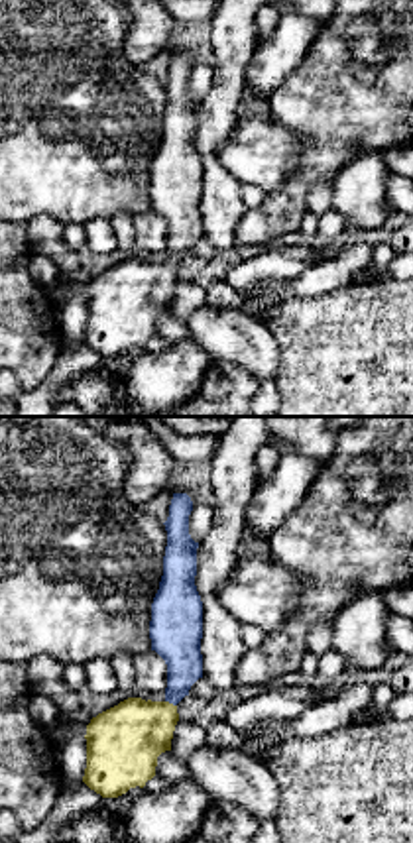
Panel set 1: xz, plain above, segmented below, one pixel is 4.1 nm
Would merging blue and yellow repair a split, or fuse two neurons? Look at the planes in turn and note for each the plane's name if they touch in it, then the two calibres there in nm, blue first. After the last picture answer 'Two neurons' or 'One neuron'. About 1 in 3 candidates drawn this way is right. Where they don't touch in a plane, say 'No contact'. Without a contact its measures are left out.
Touches blue in xz. Thickness 190 nm (blue) against 300 nm

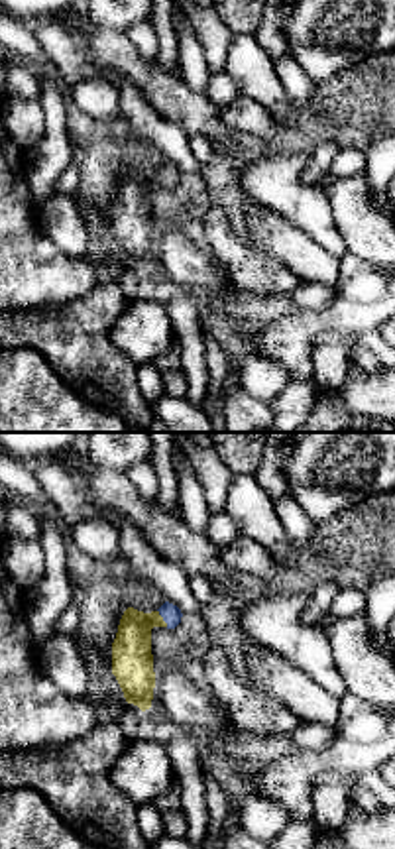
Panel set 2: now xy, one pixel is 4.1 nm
Touches blue in xy. Thickness 80 nm (blue) against 180 nm

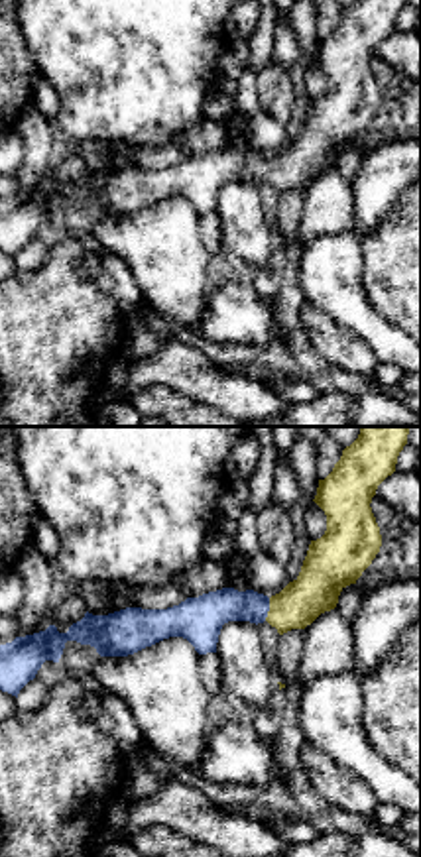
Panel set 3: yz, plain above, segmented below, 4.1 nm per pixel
Touches blue in yz. Thickness 160 nm (blue) against 190 nm

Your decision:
One neuron

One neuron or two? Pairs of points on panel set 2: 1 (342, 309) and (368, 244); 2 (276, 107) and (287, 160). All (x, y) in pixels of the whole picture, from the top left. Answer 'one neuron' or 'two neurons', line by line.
1: two neurons
2: two neurons

